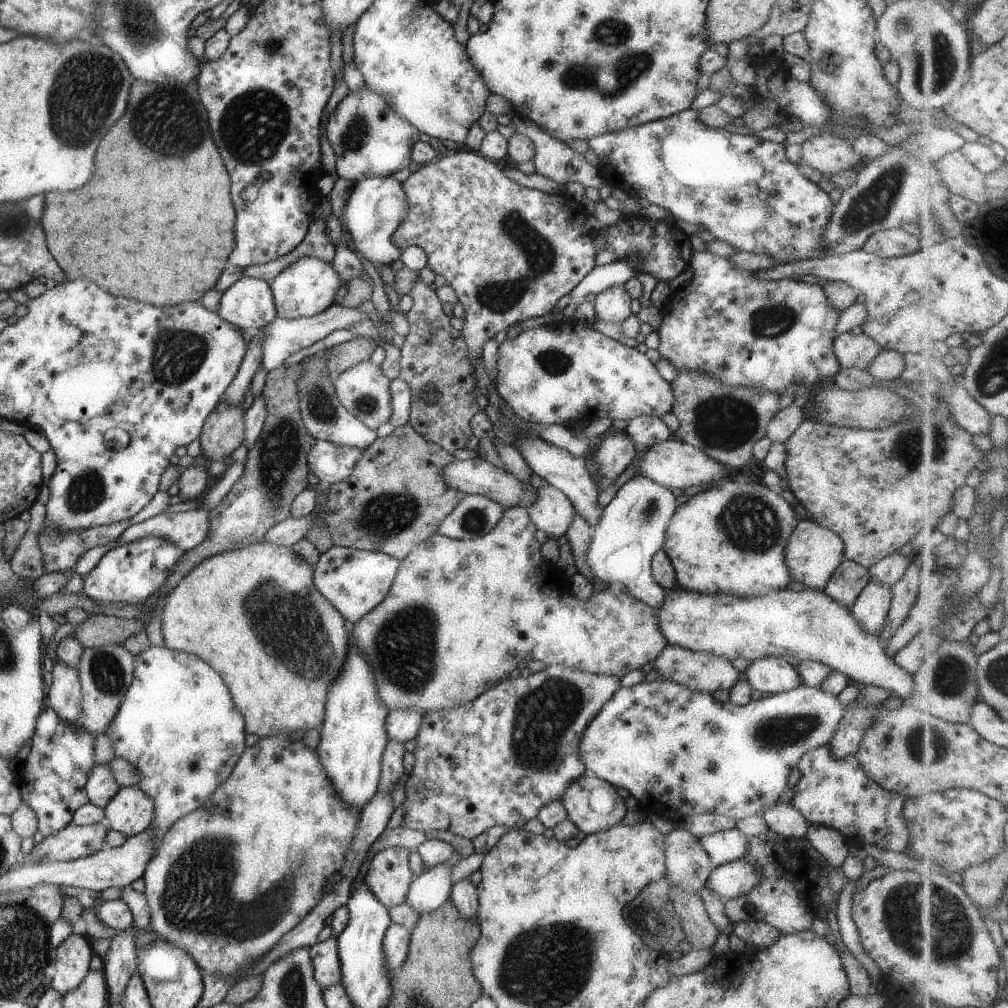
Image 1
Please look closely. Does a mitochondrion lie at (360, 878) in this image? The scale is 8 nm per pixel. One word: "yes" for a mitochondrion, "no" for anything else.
no

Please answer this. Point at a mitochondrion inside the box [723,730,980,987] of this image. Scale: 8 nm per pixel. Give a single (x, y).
(930, 922)

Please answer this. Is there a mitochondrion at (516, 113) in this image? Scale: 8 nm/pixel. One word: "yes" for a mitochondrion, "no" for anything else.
no

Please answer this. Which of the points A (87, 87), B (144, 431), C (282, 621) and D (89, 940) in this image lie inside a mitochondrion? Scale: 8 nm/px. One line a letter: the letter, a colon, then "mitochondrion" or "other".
A: mitochondrion
B: other
C: mitochondrion
D: other

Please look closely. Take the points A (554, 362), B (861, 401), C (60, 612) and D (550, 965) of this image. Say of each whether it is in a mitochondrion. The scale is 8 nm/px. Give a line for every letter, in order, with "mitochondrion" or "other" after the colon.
A: mitochondrion
B: other
C: other
D: mitochondrion

